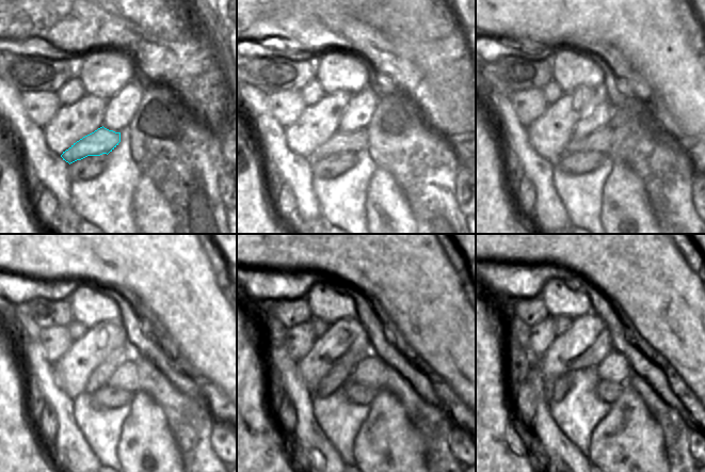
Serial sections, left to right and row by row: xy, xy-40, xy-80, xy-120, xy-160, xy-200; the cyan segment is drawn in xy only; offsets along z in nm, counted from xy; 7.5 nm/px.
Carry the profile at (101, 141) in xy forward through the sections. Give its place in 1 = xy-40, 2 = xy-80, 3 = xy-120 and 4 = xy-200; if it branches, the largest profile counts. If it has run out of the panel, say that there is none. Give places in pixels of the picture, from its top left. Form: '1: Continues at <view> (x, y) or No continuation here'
1: Continues at xy-40 (355, 141)
2: Continues at xy-80 (599, 141)
3: Continues at xy-120 (125, 377)
4: Continues at xy-200 (615, 367)

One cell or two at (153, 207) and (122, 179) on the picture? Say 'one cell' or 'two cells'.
two cells

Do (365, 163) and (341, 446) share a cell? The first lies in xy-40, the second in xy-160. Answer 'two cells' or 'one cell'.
one cell

